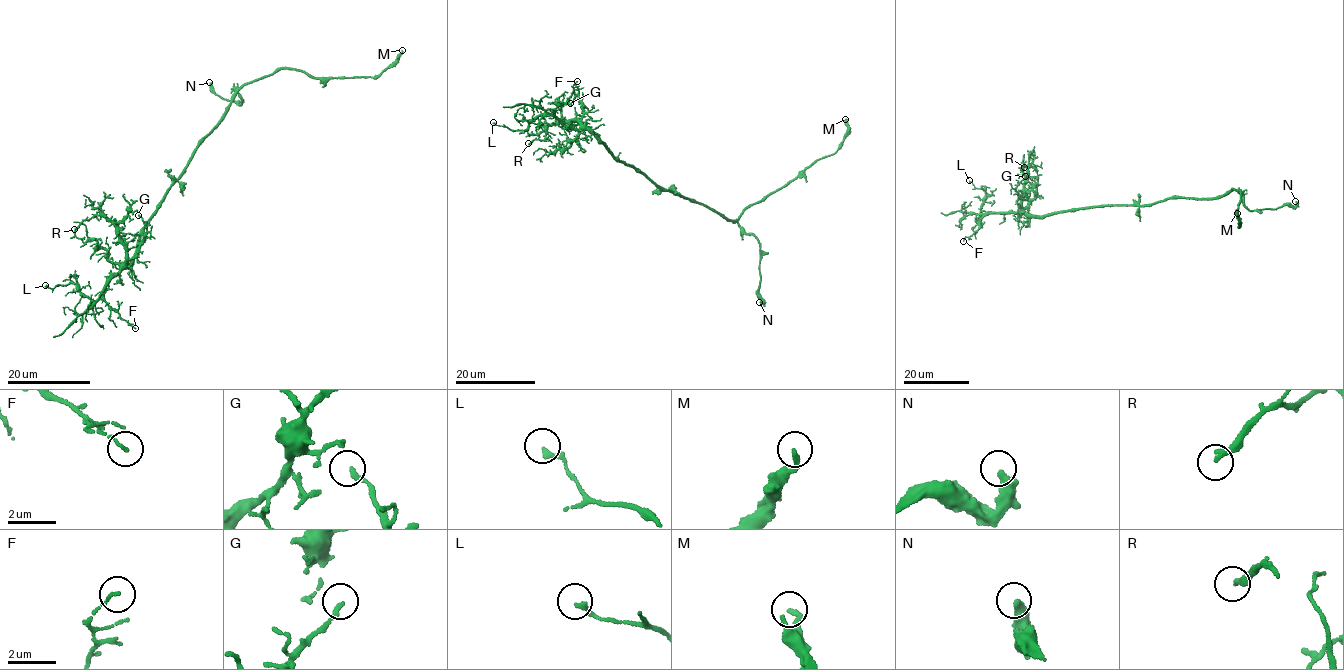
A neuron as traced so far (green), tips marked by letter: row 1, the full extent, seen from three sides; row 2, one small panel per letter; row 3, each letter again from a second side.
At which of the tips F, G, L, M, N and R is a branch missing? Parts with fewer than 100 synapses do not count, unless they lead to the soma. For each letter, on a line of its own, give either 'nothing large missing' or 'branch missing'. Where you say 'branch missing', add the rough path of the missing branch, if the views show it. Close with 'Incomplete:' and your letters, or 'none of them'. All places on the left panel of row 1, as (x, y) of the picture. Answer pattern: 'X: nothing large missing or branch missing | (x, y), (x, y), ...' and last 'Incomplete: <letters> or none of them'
F: nothing large missing
G: nothing large missing
L: nothing large missing
M: nothing large missing
N: nothing large missing
R: nothing large missing
Incomplete: none of them

